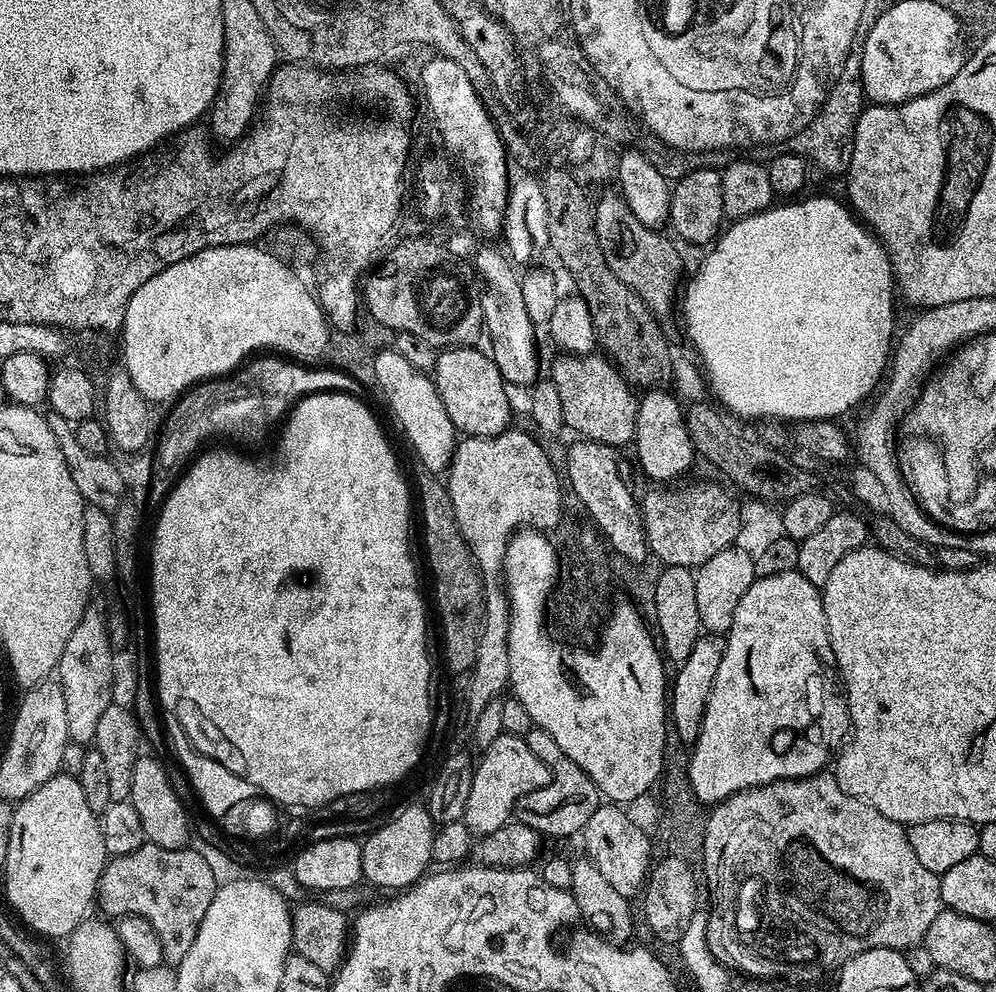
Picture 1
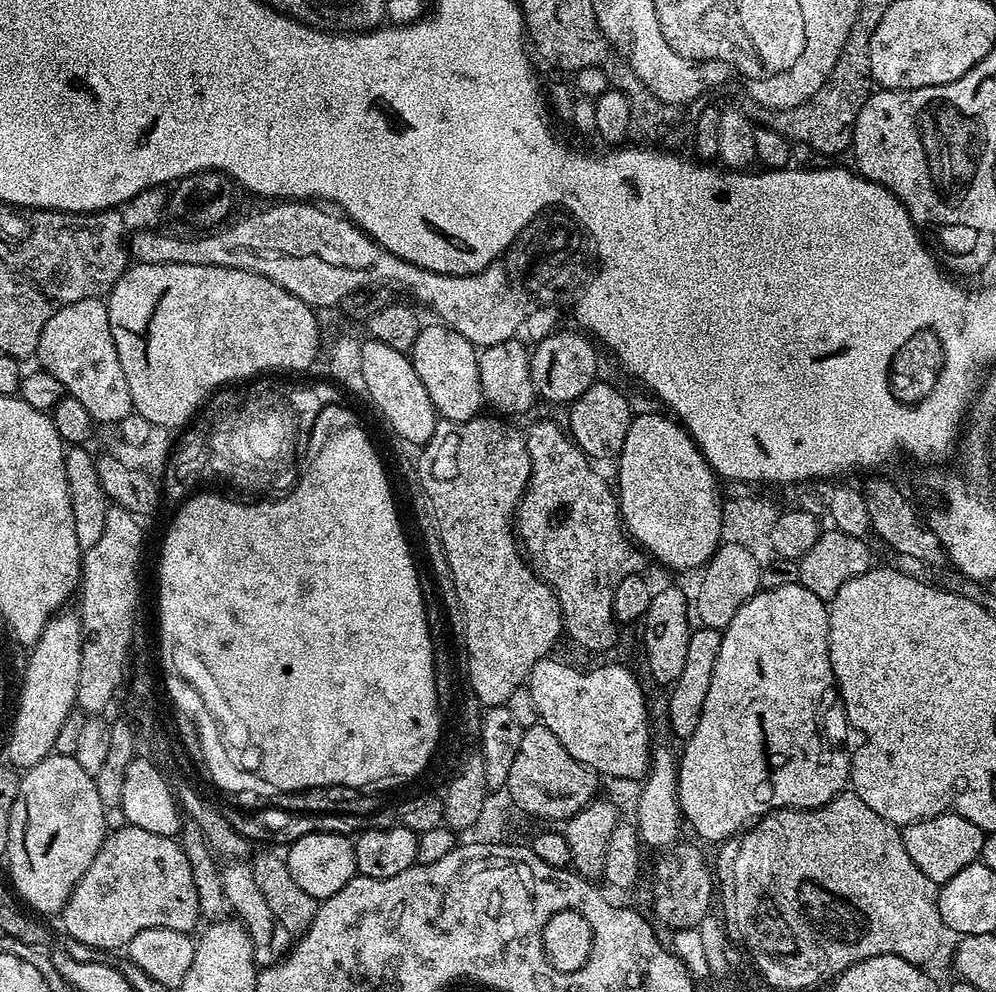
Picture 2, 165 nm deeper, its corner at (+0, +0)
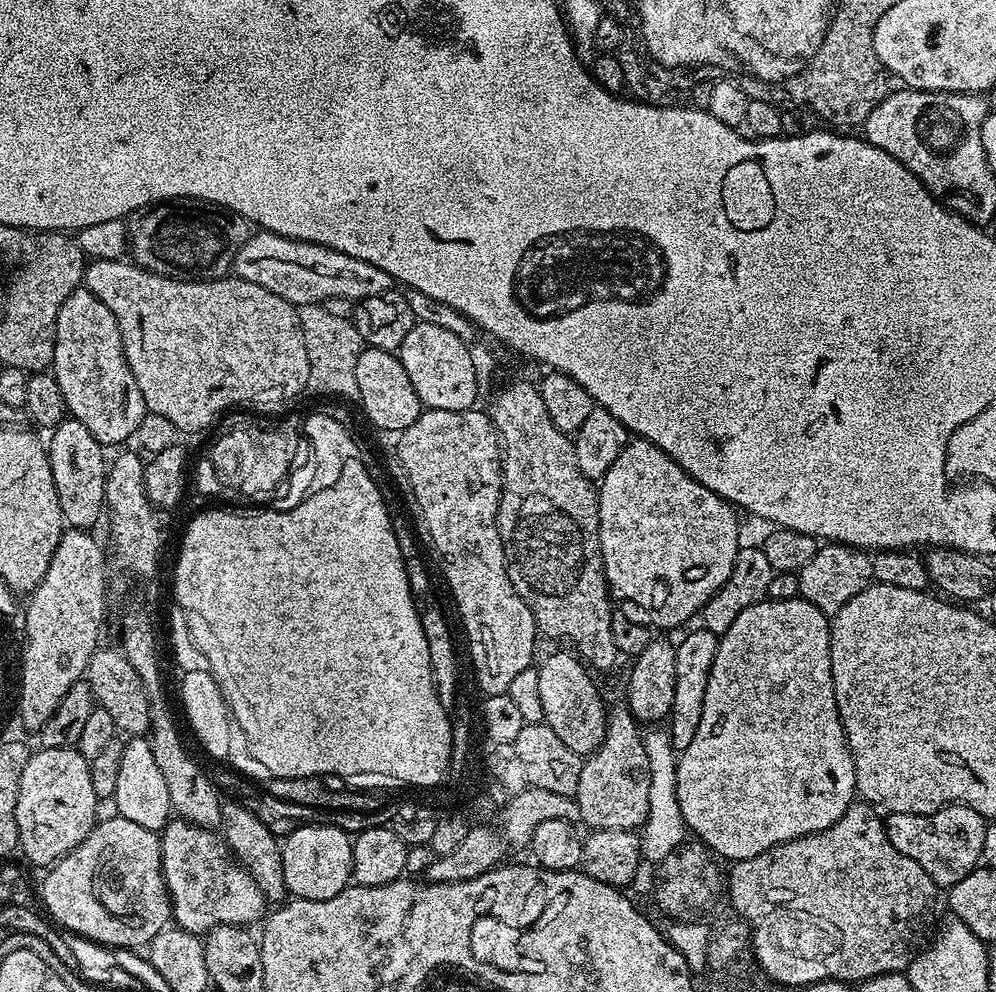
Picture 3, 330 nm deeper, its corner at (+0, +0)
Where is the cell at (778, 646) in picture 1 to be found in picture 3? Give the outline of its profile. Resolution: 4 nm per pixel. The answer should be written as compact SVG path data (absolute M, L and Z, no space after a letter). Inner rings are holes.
M803 598L795 600L759 600L754 606L746 606L746 610L742 610L742 614L738 614L738 619L730 626L730 630L726 630L726 634L720 637L720 645L714 654L714 666L710 666L710 682L706 682L706 702L702 702L702 722L698 722L698 730L694 734L694 742L690 742L690 746L686 746L686 750L679 753L676 762L676 790L678 798L678 806L681 807L682 818L685 820L687 831L691 833L697 841L704 844L705 847L711 849L717 857L723 857L728 862L737 860L745 860L746 858L754 858L758 854L762 854L766 850L770 850L779 844L785 844L791 840L797 840L803 836L809 836L815 832L826 830L830 826L834 826L834 822L838 822L838 818L842 818L846 814L846 810L857 799L856 775L854 774L854 762L852 761L852 751L848 748L848 739L844 736L844 727L840 721L838 714L838 706L836 705L836 695L834 694L834 682L832 681L832 663L830 662L830 620L822 610L818 610L818 606L814 606Z

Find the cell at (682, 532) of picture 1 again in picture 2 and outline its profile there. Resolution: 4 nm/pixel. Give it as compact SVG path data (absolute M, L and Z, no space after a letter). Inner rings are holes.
M540 420L533 426L529 432L526 432L528 442L528 453L530 454L530 478L526 490L522 494L520 503L516 505L514 513L514 532L518 537L519 547L522 549L523 555L526 557L527 563L531 565L537 576L549 584L552 593L556 596L556 601L560 607L560 613L564 619L564 632L577 644L580 648L585 648L588 652L608 652L612 650L616 644L616 635L618 631L618 621L612 614L612 603L614 602L614 590L618 590L618 582L622 582L628 576L643 573L644 560L646 556L643 551L630 539L624 526L620 522L620 505L618 503L617 493L614 491L613 485L608 484L591 468L593 465L586 459L584 451L573 442L571 435L563 427L560 428L552 420Z

